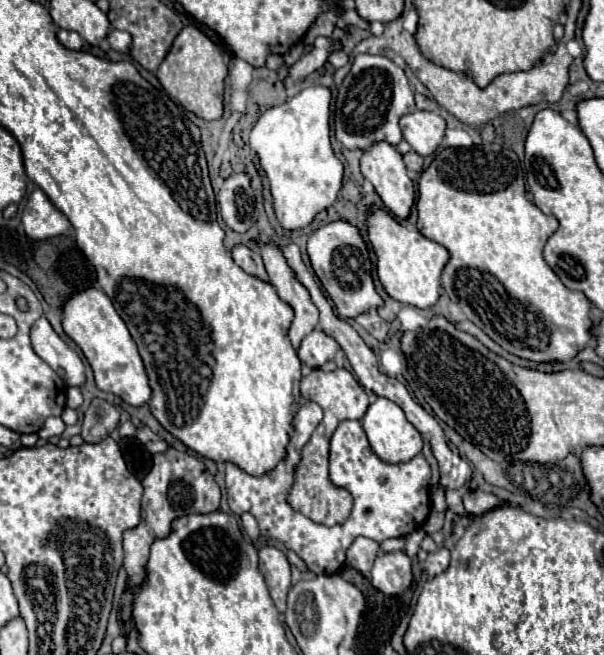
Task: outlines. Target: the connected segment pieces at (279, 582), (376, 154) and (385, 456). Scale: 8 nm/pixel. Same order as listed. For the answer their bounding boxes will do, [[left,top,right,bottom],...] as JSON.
[[258,546,290,612],[360,142,414,218],[362,398,422,464]]

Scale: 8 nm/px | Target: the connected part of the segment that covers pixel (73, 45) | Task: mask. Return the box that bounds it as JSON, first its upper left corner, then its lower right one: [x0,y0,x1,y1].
[58,30,84,50]

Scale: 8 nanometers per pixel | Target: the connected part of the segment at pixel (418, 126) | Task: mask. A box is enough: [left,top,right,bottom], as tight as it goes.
[400,110,446,156]

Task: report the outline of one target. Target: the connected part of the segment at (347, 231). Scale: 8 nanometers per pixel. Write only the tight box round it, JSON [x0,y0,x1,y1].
[308,222,382,318]

